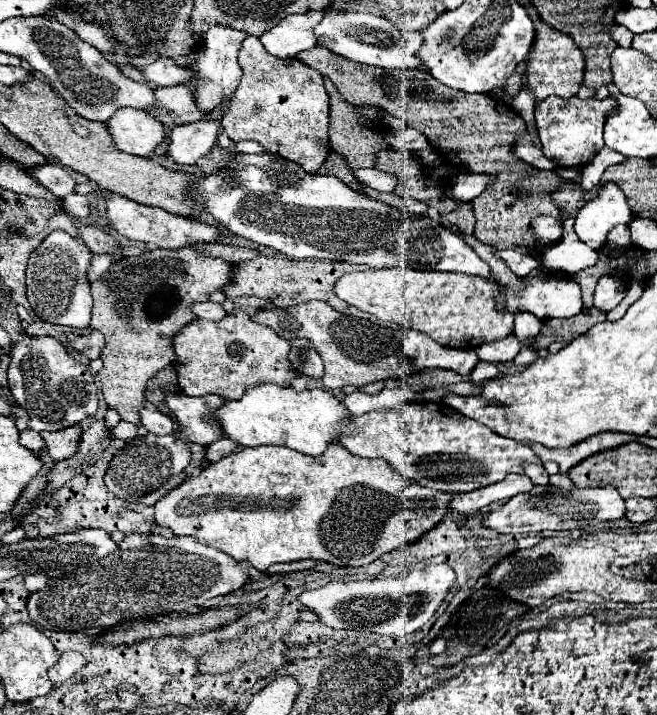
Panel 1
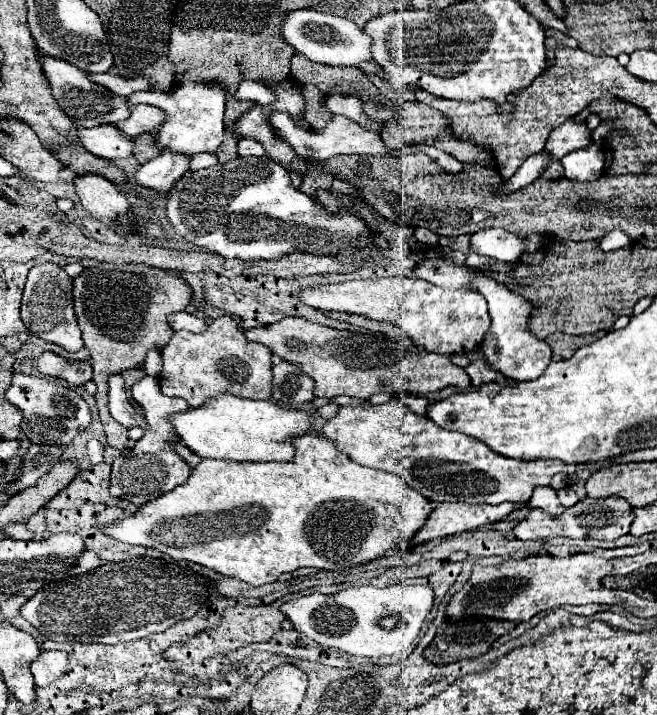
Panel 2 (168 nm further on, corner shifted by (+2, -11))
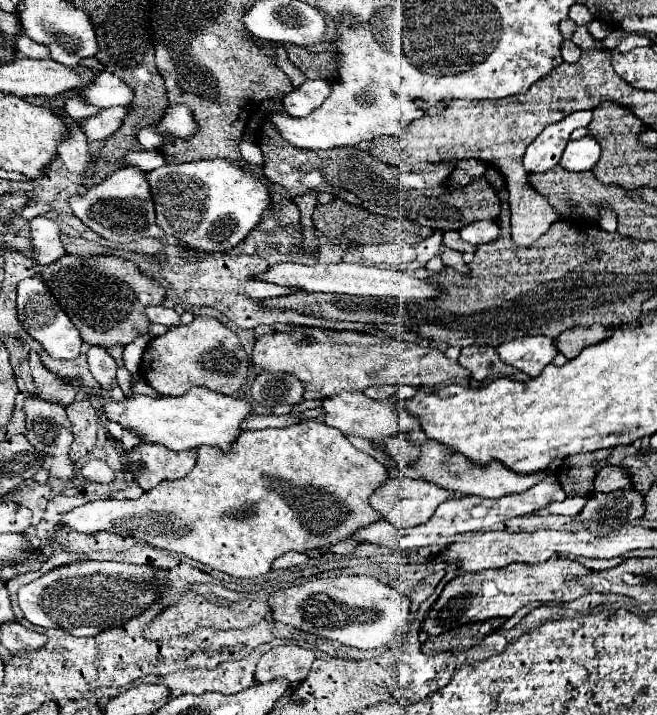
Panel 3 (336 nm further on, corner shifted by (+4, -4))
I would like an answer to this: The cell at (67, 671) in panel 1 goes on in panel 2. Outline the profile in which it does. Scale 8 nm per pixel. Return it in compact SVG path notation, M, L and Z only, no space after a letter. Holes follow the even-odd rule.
M53 650L41 652L39 658L31 664L35 684L43 686L43 688L45 688L45 684L53 684L53 680L57 680L59 676L65 674L67 664L69 664L67 652L53 652Z

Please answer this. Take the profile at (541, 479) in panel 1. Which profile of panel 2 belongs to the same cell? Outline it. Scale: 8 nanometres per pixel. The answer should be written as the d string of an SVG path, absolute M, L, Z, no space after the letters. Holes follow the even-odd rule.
M545 486L545 488L535 488L531 500L529 500L529 506L535 506L535 508L541 508L553 516L559 516L563 512L563 506L555 494L553 488Z

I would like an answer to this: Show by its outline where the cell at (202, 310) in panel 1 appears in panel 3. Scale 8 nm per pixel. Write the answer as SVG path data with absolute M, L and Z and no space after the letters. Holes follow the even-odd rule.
M147 307L145 309L149 323L163 323L167 327L179 325L179 315L173 309L165 309L165 307Z

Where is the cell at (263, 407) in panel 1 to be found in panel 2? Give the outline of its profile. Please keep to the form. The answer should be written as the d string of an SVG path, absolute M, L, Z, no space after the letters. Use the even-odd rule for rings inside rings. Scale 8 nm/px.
M221 394L199 408L191 408L181 414L173 414L171 422L181 442L201 458L223 458L237 462L289 462L295 456L293 440L307 434L315 418L307 410L287 410L275 402L255 402L237 398L233 394Z

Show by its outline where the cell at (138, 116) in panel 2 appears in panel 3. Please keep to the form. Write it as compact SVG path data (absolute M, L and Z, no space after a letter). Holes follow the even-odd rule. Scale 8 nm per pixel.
M111 107L111 109L101 109L97 115L91 115L83 119L79 125L87 137L87 141L95 139L107 139L113 135L119 125L123 123L123 117L129 113L129 107Z

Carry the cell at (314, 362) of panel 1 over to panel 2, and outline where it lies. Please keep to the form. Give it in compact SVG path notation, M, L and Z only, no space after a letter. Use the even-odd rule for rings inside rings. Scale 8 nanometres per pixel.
M279 360L273 366L273 402L283 408L295 408L303 402L313 400L313 378L305 376L297 364L289 364L287 360Z

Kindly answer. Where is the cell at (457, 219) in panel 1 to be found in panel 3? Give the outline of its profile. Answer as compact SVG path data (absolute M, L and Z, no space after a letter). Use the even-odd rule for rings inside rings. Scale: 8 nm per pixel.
M445 231L443 233L443 245L445 247L451 247L459 253L475 253L477 247L473 247L471 243L465 243L461 237L459 237L459 231Z

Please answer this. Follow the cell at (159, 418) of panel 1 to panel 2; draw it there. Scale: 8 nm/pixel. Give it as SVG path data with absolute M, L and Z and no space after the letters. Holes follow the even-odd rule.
M111 376L109 378L109 412L125 428L133 428L133 426L139 426L143 430L149 428L147 420L133 410L131 402L125 394L125 384L123 384L121 376Z

